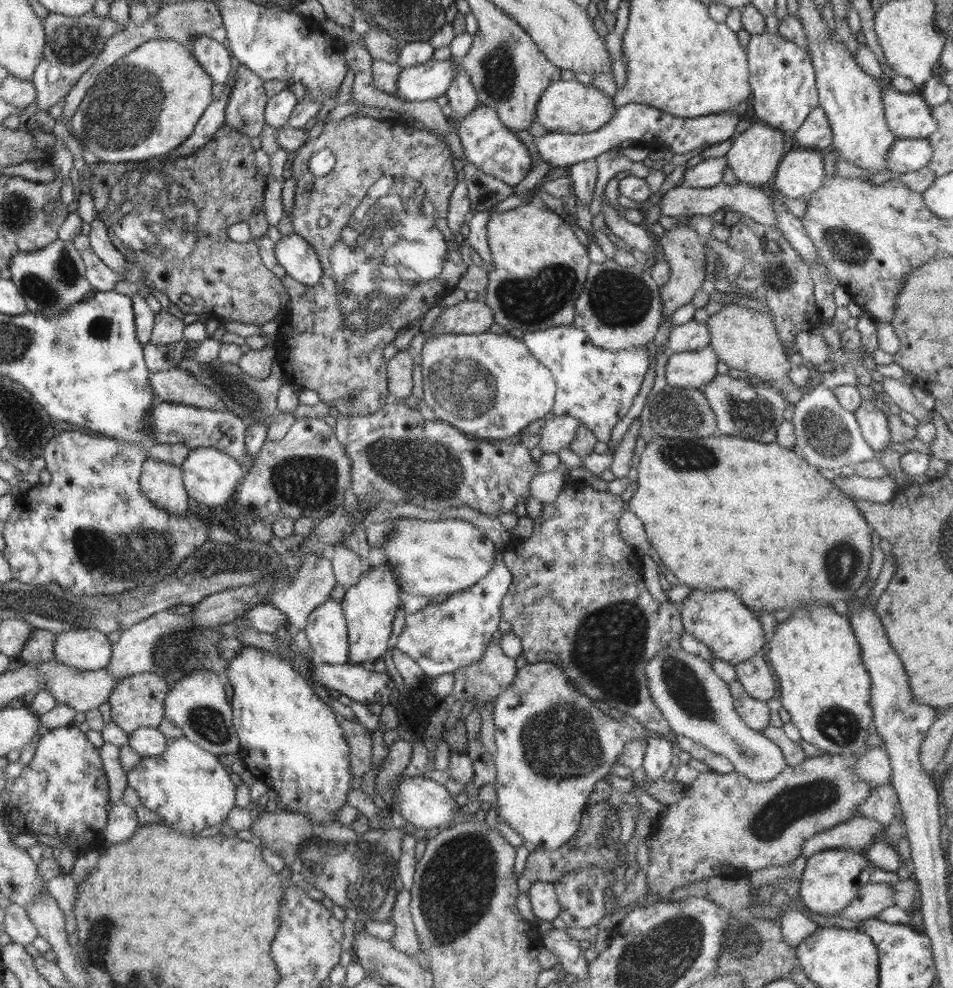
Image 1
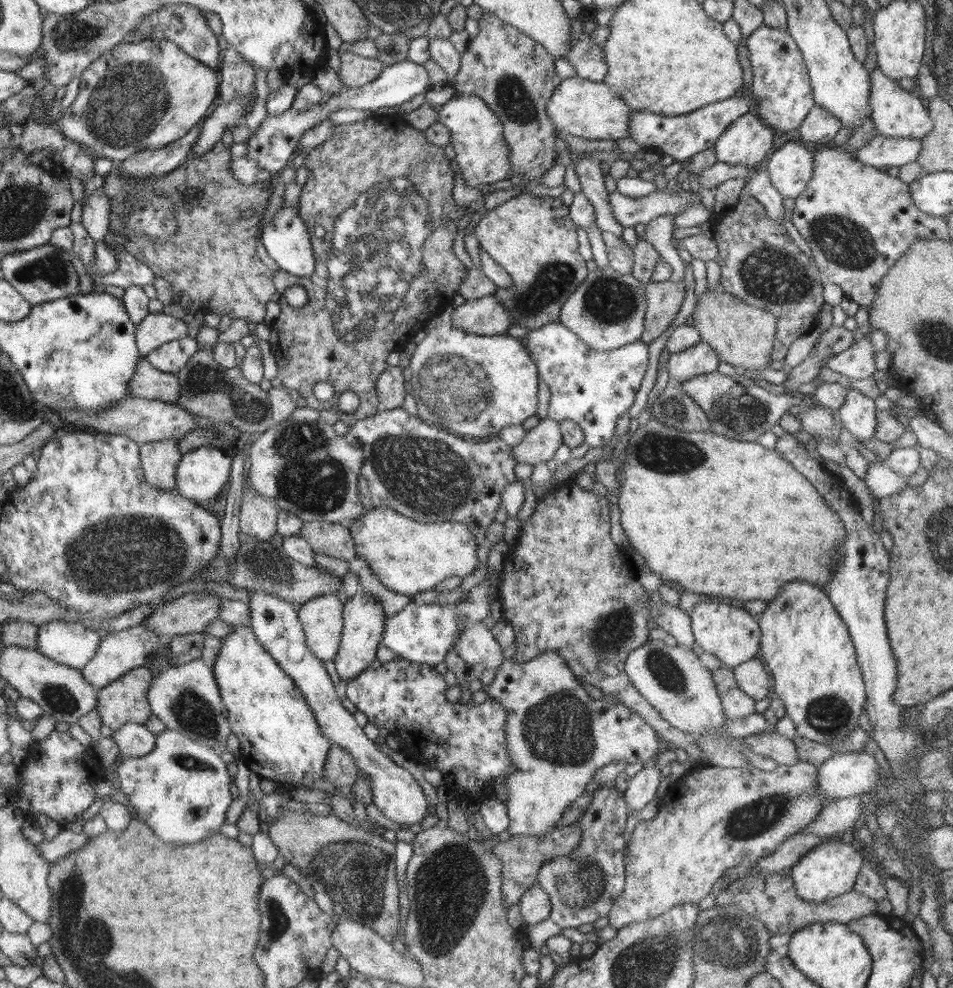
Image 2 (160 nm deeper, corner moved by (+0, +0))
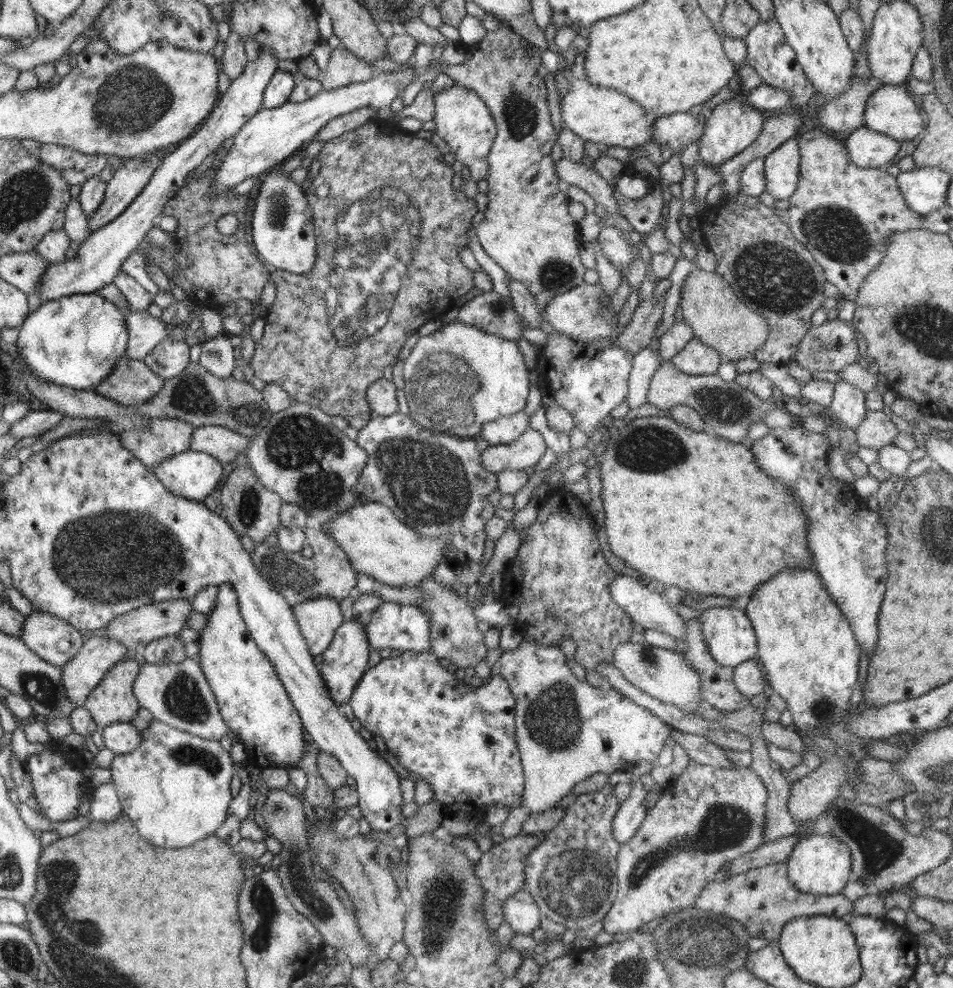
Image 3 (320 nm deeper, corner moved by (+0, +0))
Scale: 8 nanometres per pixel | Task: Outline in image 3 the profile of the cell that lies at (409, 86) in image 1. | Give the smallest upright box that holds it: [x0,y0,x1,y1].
[211,67,418,194]

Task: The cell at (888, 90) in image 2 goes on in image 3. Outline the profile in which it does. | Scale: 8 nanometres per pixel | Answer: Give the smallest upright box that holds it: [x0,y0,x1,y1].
[863,85,926,143]

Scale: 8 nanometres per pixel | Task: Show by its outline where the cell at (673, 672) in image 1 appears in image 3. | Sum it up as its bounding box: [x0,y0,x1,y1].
[613,641,704,714]

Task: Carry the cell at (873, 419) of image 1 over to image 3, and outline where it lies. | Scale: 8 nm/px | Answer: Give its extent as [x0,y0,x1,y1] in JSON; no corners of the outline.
[828,378,867,429]

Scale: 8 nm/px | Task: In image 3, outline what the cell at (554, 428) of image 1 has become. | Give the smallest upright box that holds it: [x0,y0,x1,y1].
[481,427,548,472]

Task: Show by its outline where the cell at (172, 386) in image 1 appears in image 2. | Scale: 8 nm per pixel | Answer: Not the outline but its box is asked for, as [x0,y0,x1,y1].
[129,357,182,403]

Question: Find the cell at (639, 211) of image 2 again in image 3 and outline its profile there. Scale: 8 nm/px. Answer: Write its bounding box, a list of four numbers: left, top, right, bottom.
[555,158,622,215]

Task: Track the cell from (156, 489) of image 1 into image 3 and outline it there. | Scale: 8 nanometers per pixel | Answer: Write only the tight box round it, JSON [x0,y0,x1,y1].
[118,418,193,470]

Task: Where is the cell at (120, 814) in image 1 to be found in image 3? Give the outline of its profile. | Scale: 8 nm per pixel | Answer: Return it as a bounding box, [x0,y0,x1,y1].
[90,783,122,823]

